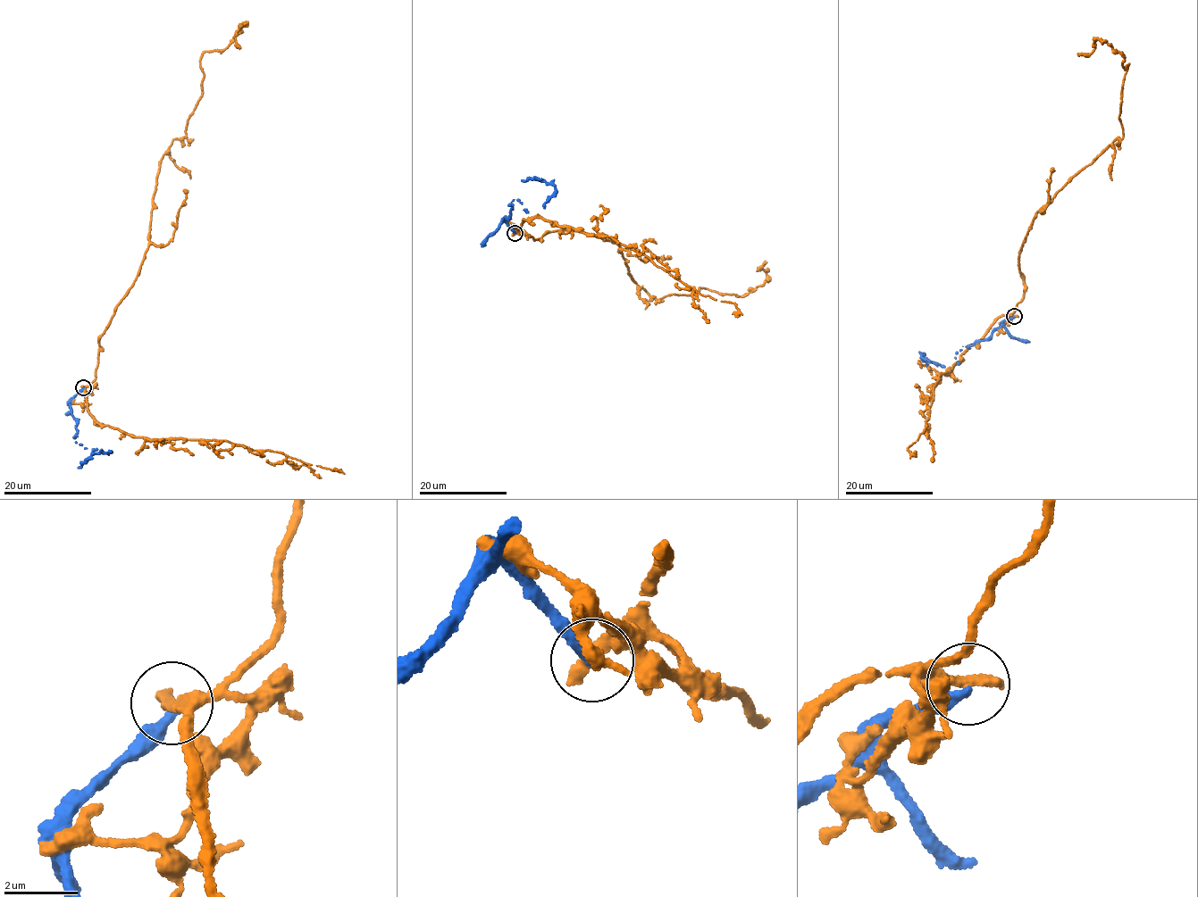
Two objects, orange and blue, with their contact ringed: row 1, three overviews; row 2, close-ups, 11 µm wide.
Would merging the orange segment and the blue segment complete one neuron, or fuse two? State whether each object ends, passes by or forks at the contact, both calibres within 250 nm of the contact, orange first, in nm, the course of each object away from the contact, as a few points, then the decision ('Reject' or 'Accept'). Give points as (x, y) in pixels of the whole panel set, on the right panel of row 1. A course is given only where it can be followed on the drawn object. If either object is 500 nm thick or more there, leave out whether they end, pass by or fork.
At the ring orange ends. At the ring blue ends. Thickness 400 nm (orange) against 320 nm. Course of orange: (1014, 316), (1033, 218), (1122, 138), (1128, 64), (1098, 39), (1094, 50), (1077, 53). Course of blue: (1014, 317), (1006, 319), (984, 340), (963, 345), (956, 352), (958, 362), (943, 366), (924, 355), (927, 364). Reject

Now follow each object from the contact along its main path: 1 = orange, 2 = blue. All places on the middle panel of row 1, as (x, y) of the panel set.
1: (515, 232), (612, 240), (656, 301), (699, 287), (745, 295), (766, 280), (757, 271), (765, 260)
2: (515, 233), (503, 220), (511, 202), (519, 199), (528, 211), (555, 190), (543, 181), (522, 180)

